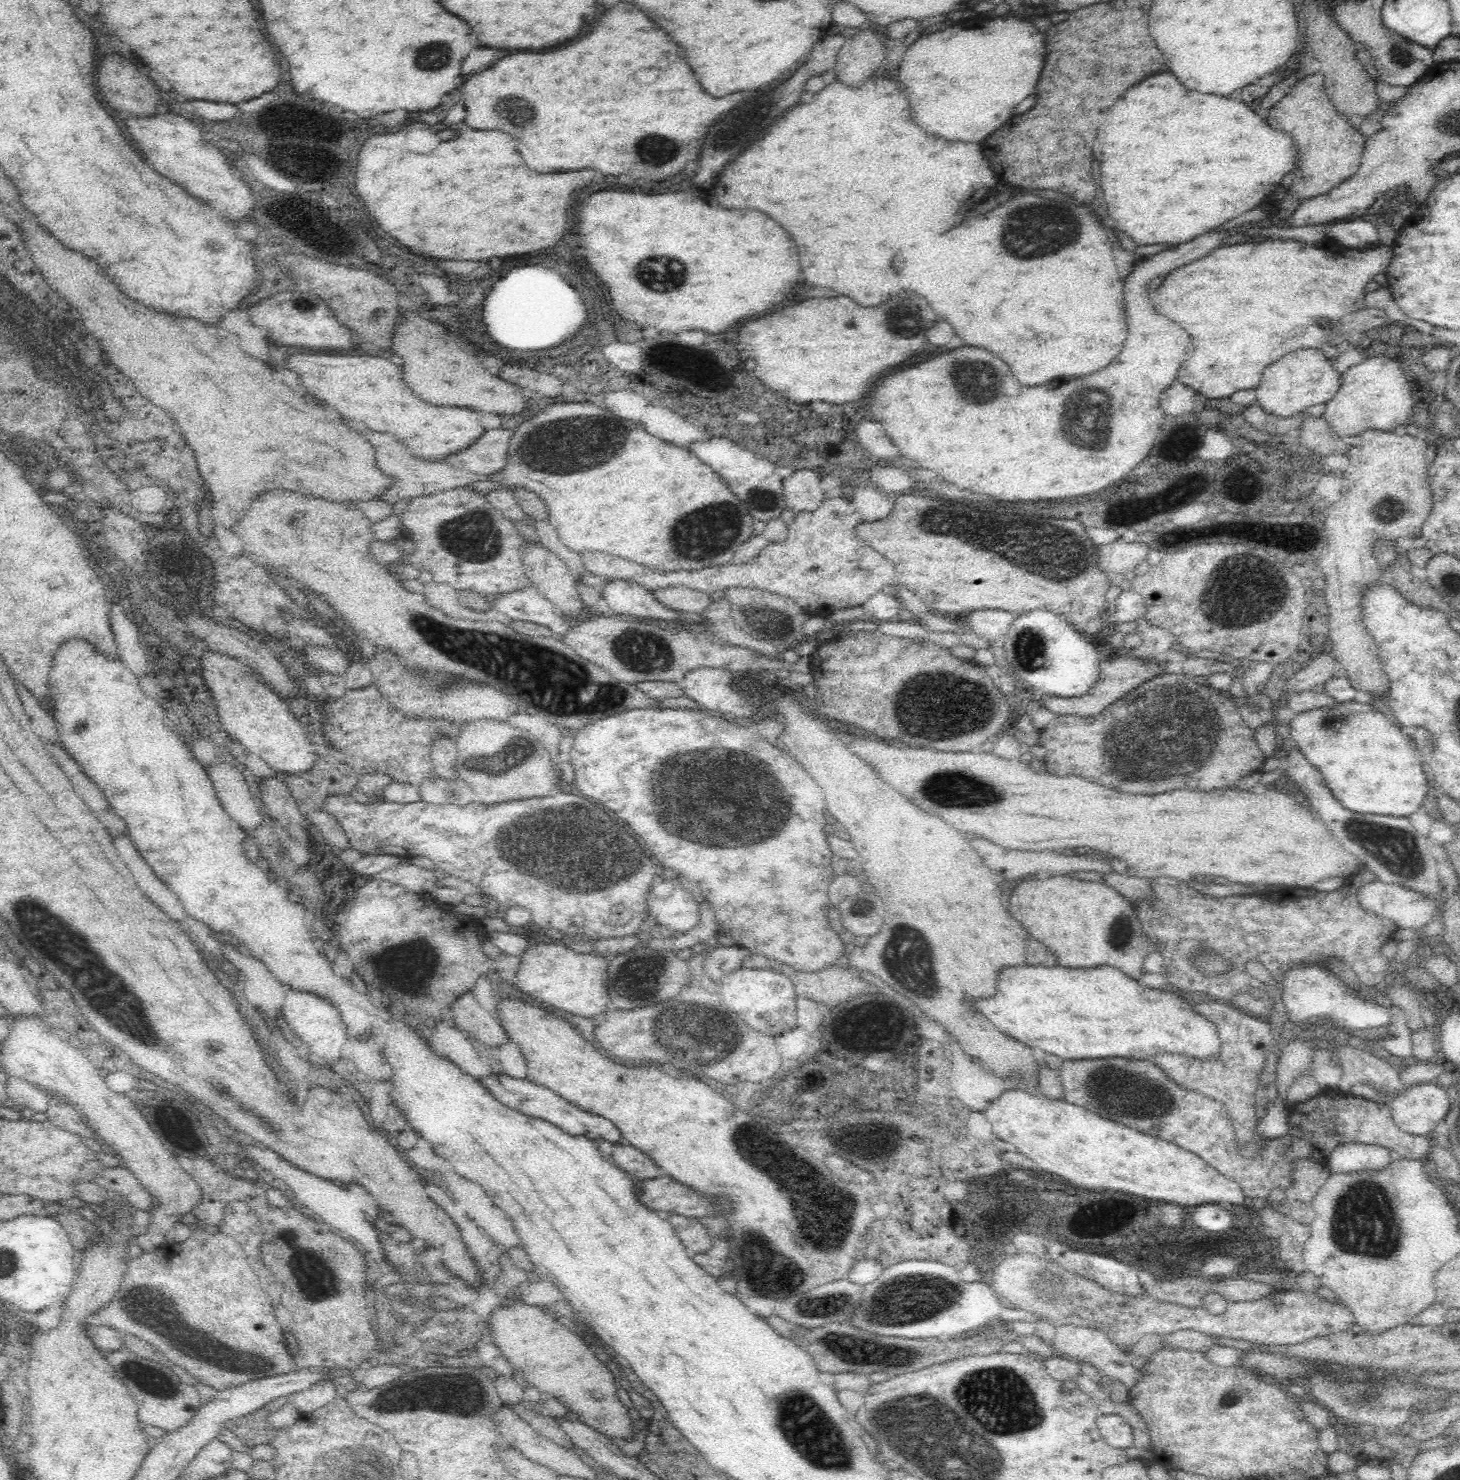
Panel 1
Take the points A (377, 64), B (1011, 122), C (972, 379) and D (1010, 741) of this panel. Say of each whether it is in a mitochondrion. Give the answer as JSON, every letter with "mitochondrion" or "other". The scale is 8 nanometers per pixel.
{"A":"other","B":"other","C":"mitochondrion","D":"other"}

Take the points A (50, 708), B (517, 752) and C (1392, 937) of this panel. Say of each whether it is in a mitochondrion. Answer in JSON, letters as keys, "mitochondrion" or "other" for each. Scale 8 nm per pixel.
{"A":"other","B":"mitochondrion","C":"other"}

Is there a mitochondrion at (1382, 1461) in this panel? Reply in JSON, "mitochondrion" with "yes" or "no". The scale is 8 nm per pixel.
{"mitochondrion":"no"}

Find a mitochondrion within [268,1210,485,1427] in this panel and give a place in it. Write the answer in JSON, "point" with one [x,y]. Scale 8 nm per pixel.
{"point":[313,1280]}

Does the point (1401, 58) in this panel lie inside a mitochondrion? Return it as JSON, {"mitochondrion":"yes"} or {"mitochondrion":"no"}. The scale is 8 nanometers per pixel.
{"mitochondrion":"yes"}

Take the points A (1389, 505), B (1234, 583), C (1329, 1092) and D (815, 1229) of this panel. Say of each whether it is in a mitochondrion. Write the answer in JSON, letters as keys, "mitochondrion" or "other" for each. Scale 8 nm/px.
{"A":"mitochondrion","B":"mitochondrion","C":"other","D":"mitochondrion"}

